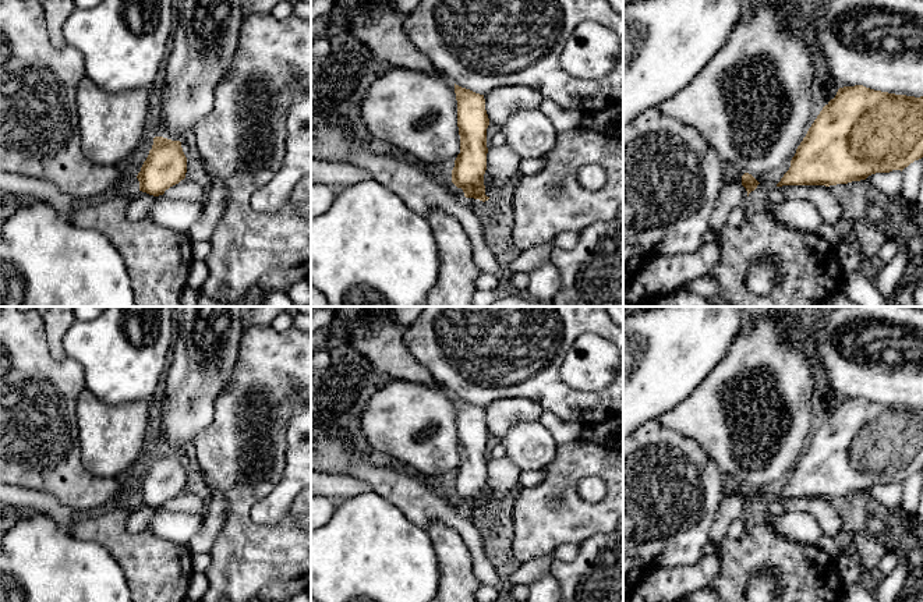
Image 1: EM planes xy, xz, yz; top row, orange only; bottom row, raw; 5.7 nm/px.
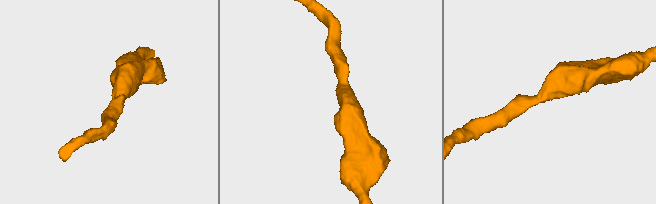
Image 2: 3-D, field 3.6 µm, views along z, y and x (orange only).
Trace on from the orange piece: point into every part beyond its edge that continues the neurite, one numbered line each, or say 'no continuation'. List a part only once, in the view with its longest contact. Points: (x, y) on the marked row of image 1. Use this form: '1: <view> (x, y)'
no continuation

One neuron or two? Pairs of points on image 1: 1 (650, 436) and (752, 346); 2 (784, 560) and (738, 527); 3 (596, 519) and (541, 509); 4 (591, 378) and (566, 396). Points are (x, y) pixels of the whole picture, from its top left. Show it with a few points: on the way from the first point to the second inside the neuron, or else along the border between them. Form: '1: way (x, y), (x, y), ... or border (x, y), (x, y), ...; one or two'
1: border (657, 420), (692, 439); two
2: border (749, 523), (742, 537), (728, 538); two
3: way (582, 519), (566, 519), (555, 514); one
4: border (562, 360), (568, 385), (608, 386); two

